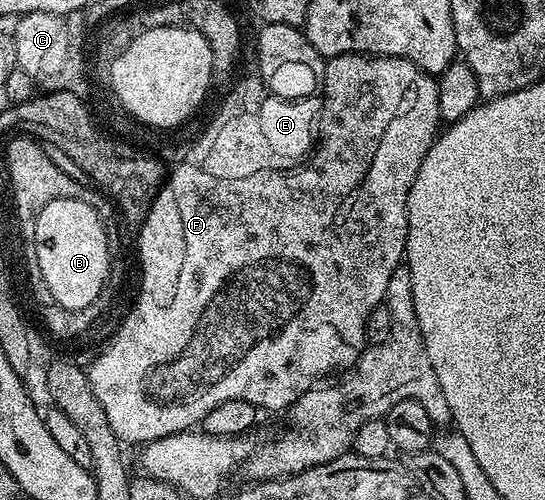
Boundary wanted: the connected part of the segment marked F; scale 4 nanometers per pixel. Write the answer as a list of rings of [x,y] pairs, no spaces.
[[[344,53],[338,57],[331,57],[325,61],[325,80],[323,82],[323,96],[321,109],[321,132],[323,133],[323,143],[321,144],[321,154],[314,161],[310,170],[306,173],[298,174],[297,177],[249,177],[249,181],[213,181],[213,177],[201,177],[201,173],[185,173],[185,169],[172,170],[171,176],[164,184],[164,192],[157,201],[156,208],[153,209],[152,217],[149,217],[148,228],[145,229],[143,238],[144,255],[145,255],[145,292],[141,297],[137,310],[129,317],[128,324],[121,330],[121,336],[114,341],[108,338],[106,349],[98,355],[93,361],[93,366],[88,366],[87,374],[89,376],[90,387],[93,388],[94,395],[98,399],[99,404],[103,407],[104,414],[111,425],[111,430],[115,433],[118,440],[126,446],[138,445],[144,447],[149,442],[166,437],[172,433],[183,433],[192,430],[194,427],[200,426],[201,420],[207,415],[207,411],[211,411],[211,407],[216,407],[218,403],[224,403],[227,399],[247,399],[247,403],[257,406],[258,410],[265,409],[281,409],[284,410],[290,404],[292,395],[300,394],[302,391],[316,386],[328,373],[340,374],[342,371],[348,370],[350,367],[356,366],[357,358],[361,356],[366,348],[365,324],[367,323],[367,315],[371,315],[371,311],[375,311],[375,307],[382,304],[385,300],[385,292],[387,291],[387,283],[391,279],[391,274],[395,271],[395,267],[399,267],[405,259],[405,244],[407,243],[407,199],[411,191],[411,183],[415,183],[415,179],[419,175],[419,167],[423,163],[425,153],[432,147],[435,138],[438,136],[439,128],[442,124],[439,115],[439,91],[437,90],[436,80],[430,74],[422,73],[421,68],[415,63],[411,63],[402,57],[378,57],[376,55],[366,55],[363,53]]]

